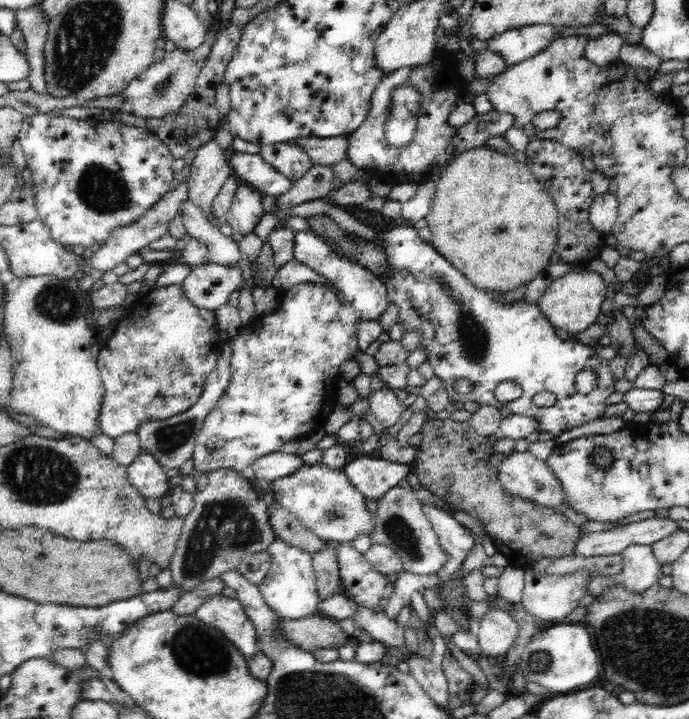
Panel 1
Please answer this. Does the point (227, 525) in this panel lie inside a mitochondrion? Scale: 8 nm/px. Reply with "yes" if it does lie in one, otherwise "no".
yes

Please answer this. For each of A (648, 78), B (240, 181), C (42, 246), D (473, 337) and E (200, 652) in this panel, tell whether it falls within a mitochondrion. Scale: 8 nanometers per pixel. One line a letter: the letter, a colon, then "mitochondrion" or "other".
A: other
B: other
C: other
D: mitochondrion
E: mitochondrion

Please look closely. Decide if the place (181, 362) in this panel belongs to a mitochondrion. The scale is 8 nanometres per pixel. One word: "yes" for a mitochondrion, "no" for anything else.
yes

